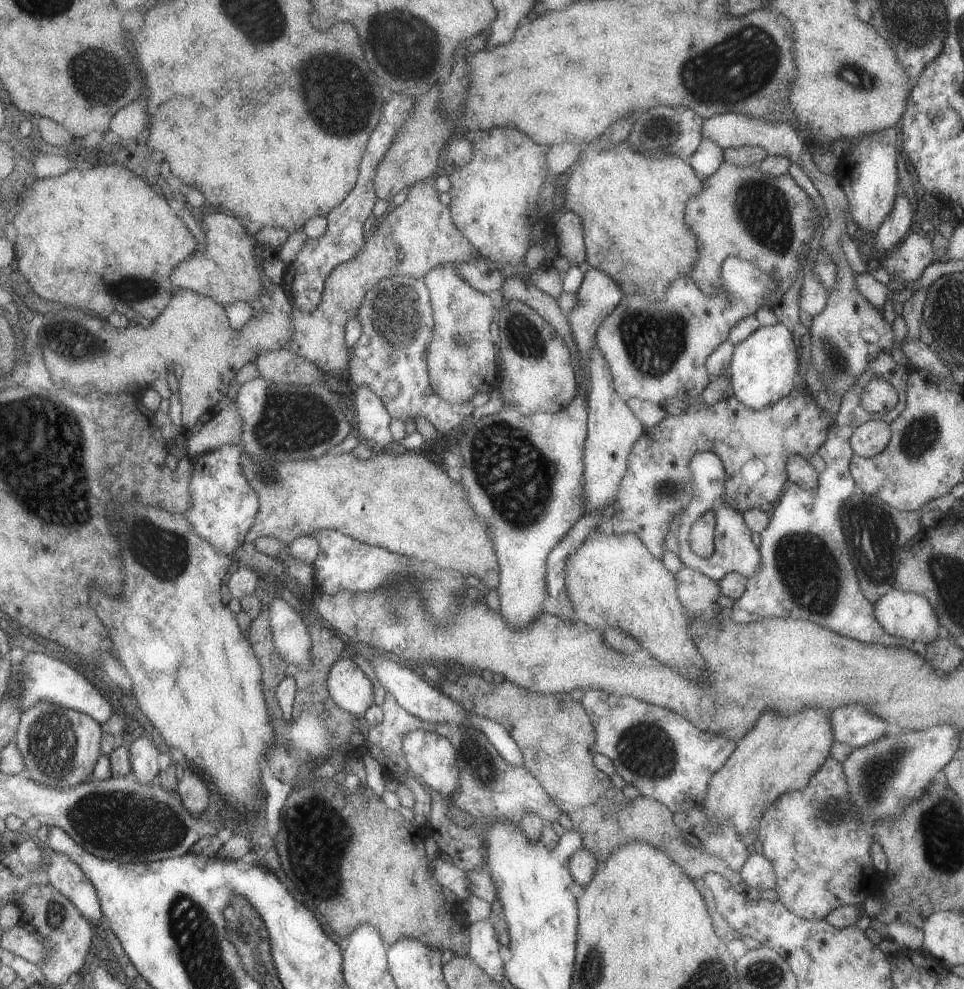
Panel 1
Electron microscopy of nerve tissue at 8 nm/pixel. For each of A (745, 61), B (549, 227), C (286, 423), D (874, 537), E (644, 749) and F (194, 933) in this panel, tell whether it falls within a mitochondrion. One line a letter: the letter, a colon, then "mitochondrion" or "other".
A: mitochondrion
B: other
C: mitochondrion
D: mitochondrion
E: mitochondrion
F: mitochondrion

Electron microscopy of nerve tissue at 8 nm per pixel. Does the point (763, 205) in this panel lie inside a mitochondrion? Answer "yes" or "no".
yes

